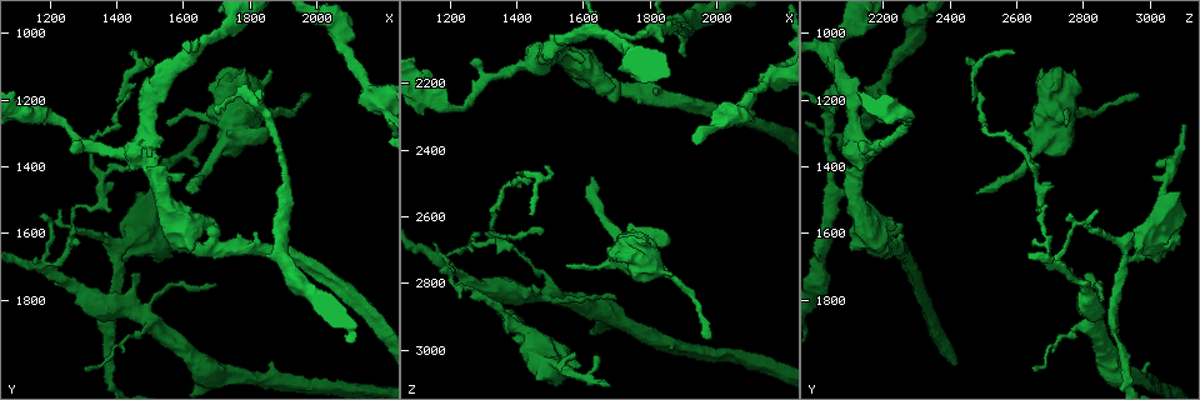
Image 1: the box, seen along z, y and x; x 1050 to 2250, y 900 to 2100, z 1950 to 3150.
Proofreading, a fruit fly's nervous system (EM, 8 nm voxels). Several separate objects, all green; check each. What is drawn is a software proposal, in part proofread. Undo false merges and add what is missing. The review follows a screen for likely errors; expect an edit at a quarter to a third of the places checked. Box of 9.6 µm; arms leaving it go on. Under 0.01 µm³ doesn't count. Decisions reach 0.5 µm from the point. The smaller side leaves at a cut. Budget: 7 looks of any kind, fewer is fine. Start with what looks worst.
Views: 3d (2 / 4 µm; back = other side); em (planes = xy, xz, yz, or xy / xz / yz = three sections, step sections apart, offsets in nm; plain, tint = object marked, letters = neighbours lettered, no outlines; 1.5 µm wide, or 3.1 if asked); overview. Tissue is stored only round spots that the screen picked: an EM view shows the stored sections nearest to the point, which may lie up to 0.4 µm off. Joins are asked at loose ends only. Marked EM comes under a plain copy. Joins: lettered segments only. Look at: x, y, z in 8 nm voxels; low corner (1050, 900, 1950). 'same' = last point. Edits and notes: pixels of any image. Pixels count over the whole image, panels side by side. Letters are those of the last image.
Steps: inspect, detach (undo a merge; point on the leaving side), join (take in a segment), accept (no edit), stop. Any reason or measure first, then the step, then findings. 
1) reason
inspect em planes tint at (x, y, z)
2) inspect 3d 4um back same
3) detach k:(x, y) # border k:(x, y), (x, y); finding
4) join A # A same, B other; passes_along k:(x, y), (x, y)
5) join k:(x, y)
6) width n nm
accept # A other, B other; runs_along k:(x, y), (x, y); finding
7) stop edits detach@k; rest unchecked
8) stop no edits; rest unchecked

free end
inspect em yz step 4 tint at (1770, 1110, 2680)

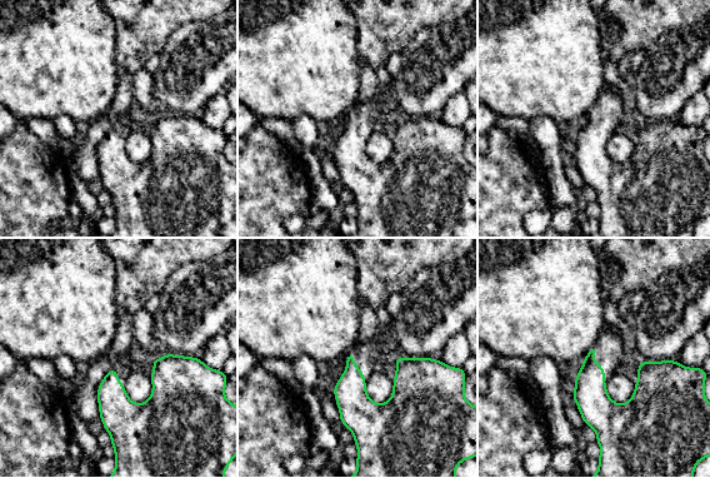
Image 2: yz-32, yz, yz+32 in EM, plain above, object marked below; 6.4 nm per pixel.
another direction
inspect em xy step 8 letters same

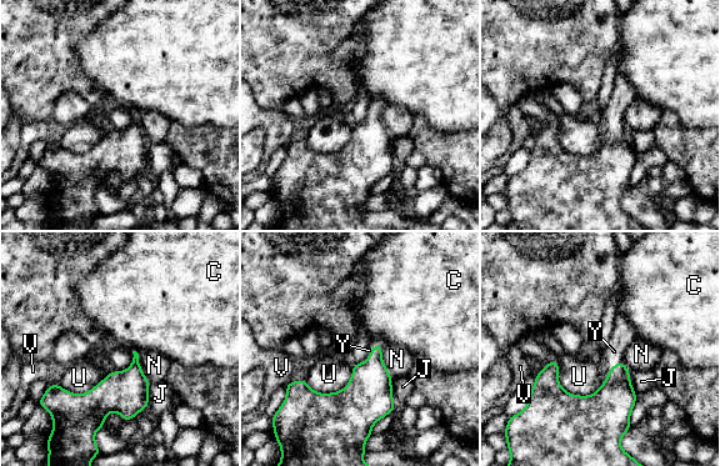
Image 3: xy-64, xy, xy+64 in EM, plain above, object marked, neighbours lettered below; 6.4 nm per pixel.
longest_contact U 340 nm
join Y # C other, J other, N other, U other, V other, Y same; passes_along 3:(369, 389), (371, 350), (376, 340); the cell continues

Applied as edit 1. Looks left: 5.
inspect overview

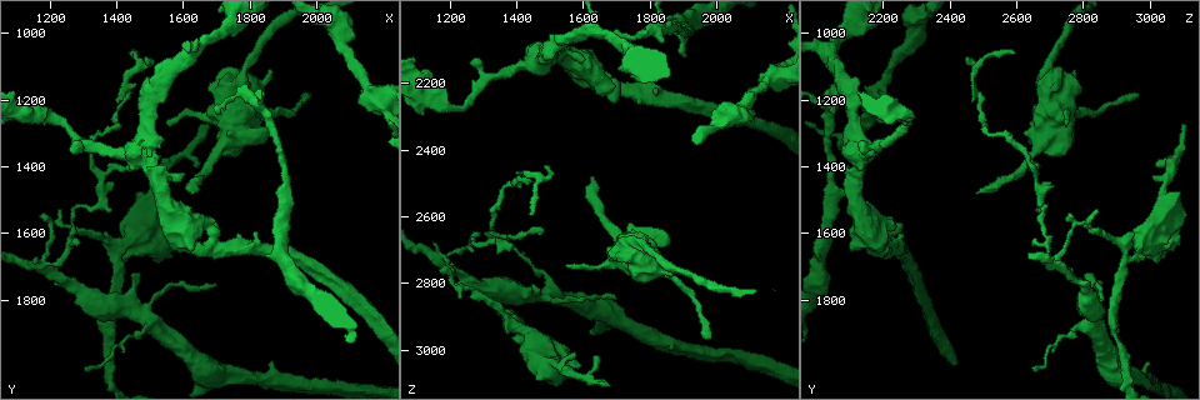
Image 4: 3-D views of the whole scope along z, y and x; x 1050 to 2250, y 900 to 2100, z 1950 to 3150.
a fork
inspect em planes letters at (1830, 1220, 2040)

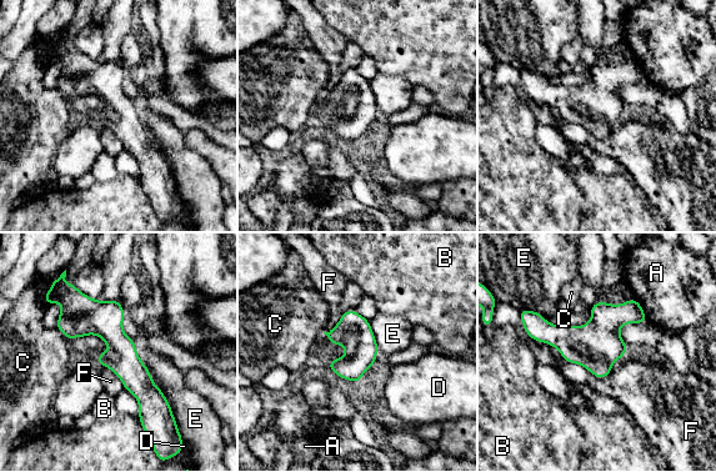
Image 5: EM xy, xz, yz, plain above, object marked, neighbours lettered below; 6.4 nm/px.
longest_contact E 400 nm
accept # A other, B other, C other, D other, E other, F other; border 5:(565, 360), (597, 377), (612, 370); continuous, no second cell

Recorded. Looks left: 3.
an open end
inspect em xz step 4 letters at (1540, 1340, 2090)

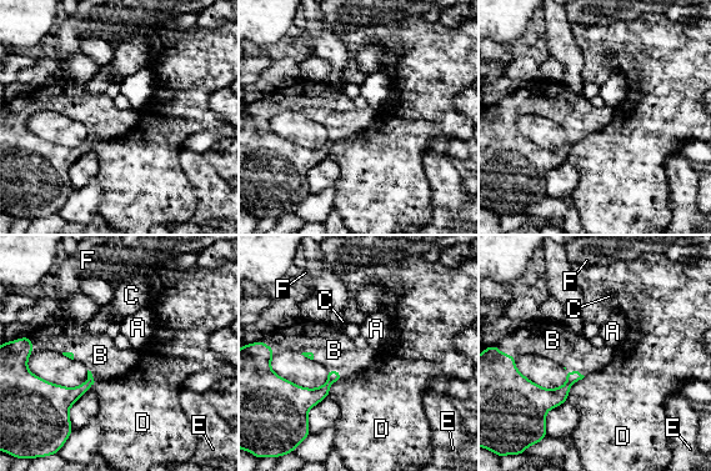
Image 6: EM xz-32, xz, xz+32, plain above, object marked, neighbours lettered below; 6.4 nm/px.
inspect em planes letters same

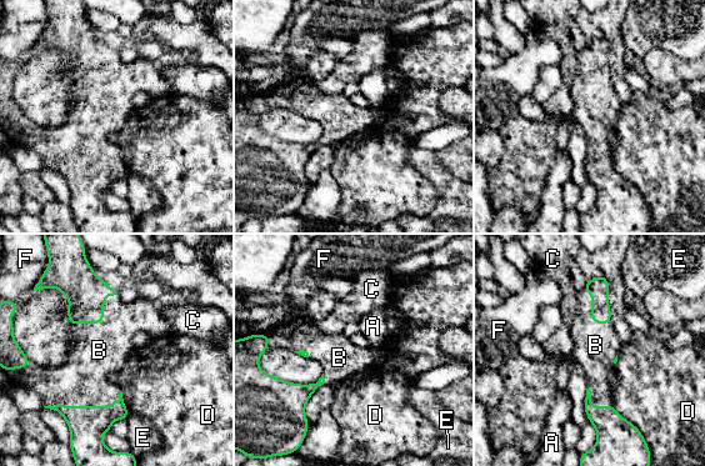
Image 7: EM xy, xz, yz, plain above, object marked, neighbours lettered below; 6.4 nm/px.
longest_contact B 360 nm
accept # A other, B other, C other, D other, E other, F other; border 7:(116, 292), (101, 322), (71, 326); none of them fits

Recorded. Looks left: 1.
stop edits join@3; rest unchecked

